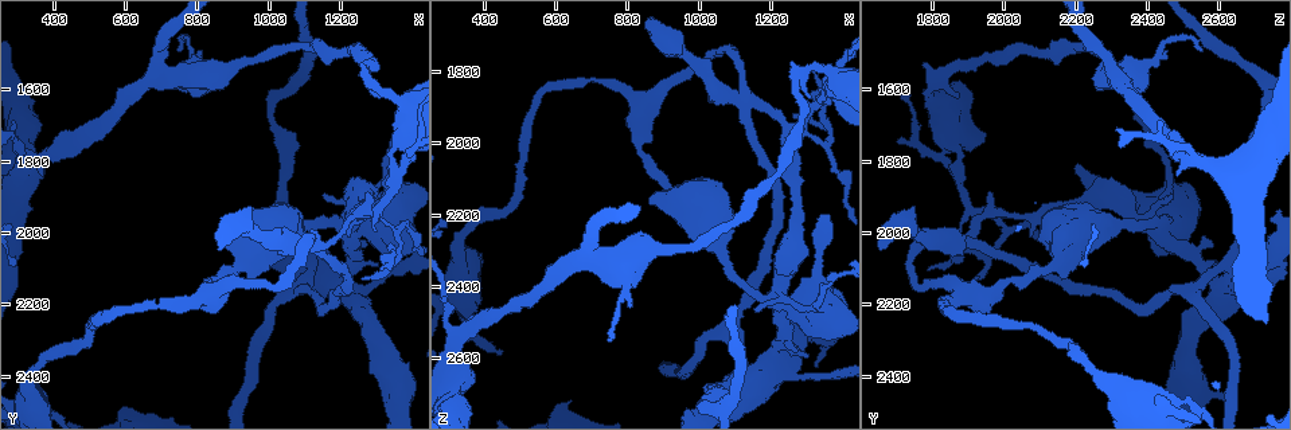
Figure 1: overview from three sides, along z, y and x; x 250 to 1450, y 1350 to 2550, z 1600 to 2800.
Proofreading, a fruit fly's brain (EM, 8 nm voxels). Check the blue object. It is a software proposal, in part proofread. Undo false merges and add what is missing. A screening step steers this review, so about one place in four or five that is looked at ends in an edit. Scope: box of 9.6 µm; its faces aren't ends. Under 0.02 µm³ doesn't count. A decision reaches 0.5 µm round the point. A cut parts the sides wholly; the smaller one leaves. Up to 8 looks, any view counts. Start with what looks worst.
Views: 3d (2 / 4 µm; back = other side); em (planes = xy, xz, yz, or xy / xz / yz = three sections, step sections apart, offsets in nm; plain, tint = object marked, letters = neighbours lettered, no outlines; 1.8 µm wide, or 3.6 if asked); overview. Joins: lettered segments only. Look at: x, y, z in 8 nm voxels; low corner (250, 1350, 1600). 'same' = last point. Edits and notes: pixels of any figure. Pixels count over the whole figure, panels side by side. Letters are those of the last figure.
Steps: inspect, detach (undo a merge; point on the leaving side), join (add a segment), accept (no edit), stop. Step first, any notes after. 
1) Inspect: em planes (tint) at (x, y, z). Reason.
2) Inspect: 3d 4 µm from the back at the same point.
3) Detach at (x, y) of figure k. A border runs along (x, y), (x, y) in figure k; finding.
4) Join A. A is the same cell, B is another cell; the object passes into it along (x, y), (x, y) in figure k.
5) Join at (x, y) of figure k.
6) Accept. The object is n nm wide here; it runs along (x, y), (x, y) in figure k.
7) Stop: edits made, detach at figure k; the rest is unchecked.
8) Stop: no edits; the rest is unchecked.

Inspect: 3d 4 µm from the back at (1360, 2030, 1980). Abrupt turn.

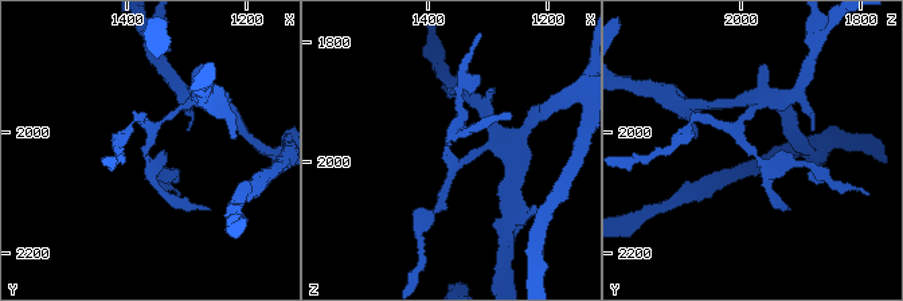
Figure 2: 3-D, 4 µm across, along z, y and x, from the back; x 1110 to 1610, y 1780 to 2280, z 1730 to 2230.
Inspect: em planes (letters) at (1360, 2025, 1985).

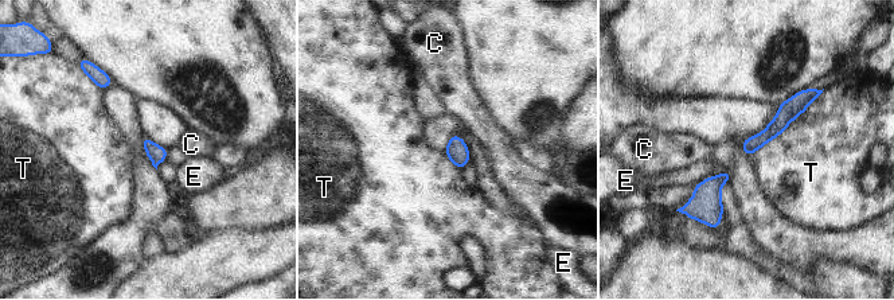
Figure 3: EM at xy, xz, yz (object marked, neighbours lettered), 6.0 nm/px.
Accept. The object is 90 nm wide here; C, E and T are other cells; a border runs along (823, 92), (781, 132), (752, 155) in figure 3; all the same neuron.

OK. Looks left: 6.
Inspect: em 3.6 µm planes (letters) at (1120, 2090, 2630). Abrupt turn.

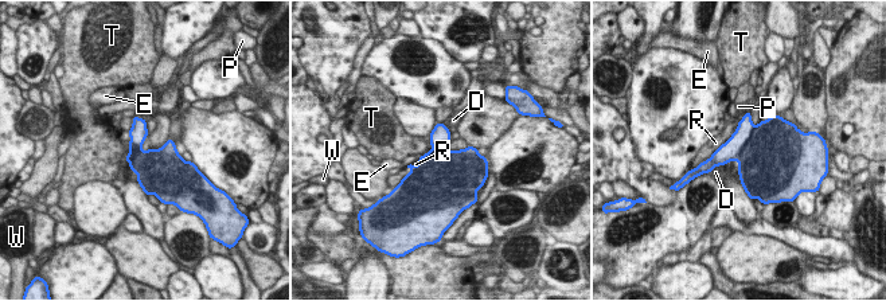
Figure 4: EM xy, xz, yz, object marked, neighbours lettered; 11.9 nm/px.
Detach at (762, 155) of figure 4. The longest contact is with R, 600 nm; D, E, P, R, T and W are other cells; a border runs along (754, 126), (737, 157) in figure 4; a second neuron is stuck on.

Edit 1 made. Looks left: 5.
Stop: edits made, detach at figure 4; the rest is unchecked.

